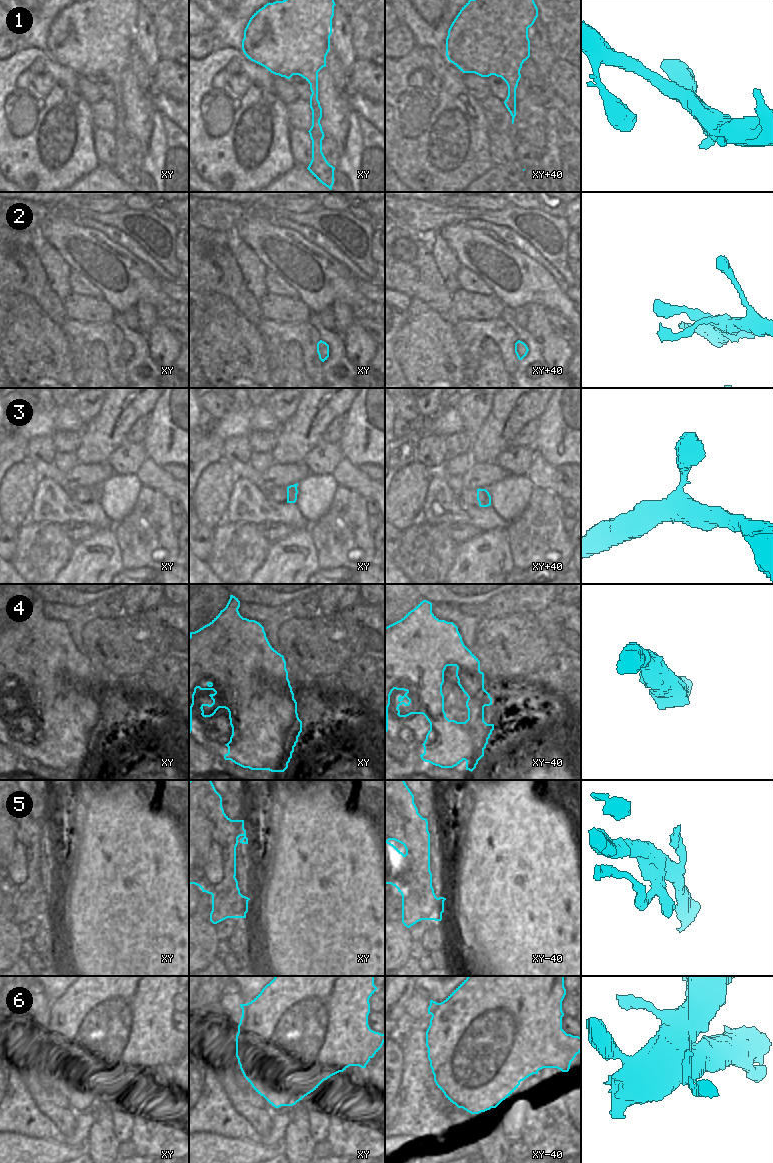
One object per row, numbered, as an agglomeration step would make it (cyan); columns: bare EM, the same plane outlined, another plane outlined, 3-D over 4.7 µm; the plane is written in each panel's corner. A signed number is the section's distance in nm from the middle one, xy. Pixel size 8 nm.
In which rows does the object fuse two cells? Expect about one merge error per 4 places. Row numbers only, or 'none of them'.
5, 6

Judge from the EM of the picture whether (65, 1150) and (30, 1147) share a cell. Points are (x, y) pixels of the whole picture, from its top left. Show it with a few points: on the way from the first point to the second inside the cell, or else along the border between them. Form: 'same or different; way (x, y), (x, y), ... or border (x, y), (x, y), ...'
same; way (56, 1150), (39, 1150)

